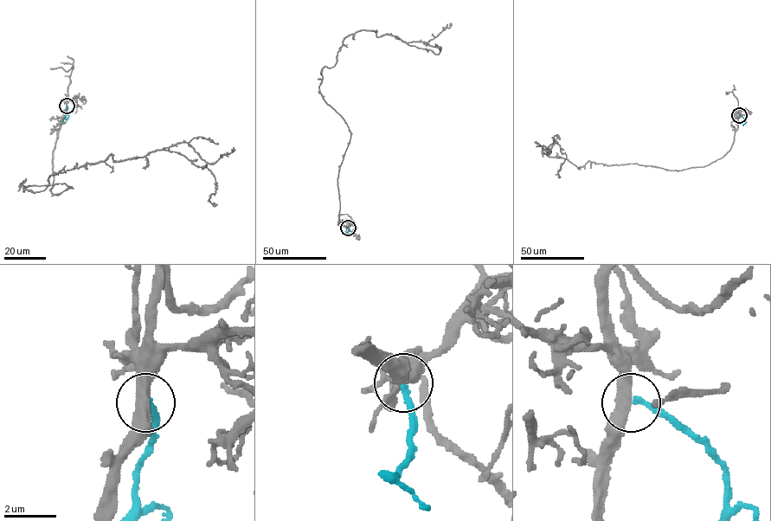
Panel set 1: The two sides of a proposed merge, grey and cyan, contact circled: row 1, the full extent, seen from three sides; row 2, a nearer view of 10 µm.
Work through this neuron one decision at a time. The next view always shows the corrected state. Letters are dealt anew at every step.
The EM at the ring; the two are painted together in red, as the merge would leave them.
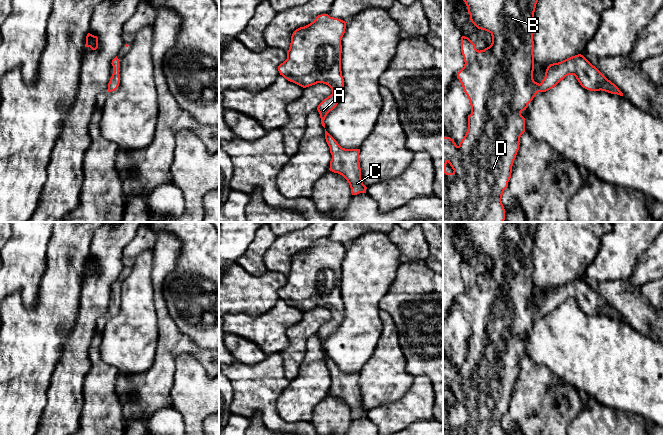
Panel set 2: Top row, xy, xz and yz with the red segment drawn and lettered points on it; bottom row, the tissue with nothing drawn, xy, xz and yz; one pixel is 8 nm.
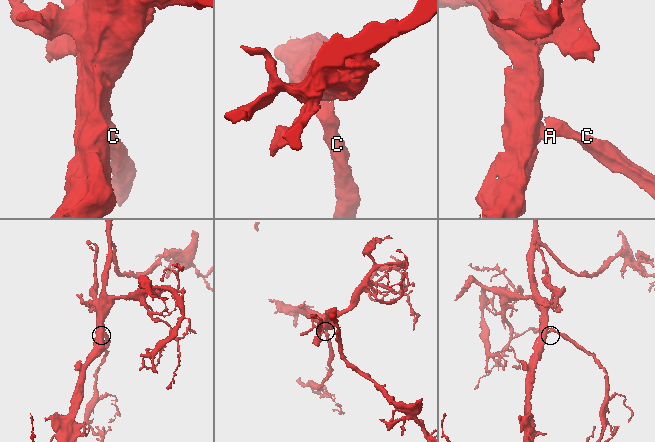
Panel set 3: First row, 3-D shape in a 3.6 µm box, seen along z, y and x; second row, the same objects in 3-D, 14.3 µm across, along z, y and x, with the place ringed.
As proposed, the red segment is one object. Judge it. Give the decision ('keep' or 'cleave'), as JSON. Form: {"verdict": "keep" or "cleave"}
{"verdict": "keep"}

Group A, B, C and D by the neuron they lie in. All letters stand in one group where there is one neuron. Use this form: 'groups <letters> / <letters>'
groups A B C D

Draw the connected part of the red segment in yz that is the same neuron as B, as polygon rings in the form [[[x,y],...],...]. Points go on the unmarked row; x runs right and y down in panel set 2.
[[[539,222],[462,223],[467,230],[471,246],[478,253],[489,256],[492,267],[479,275],[468,261],[461,261],[461,275],[465,288],[457,297],[457,302],[470,325],[471,338],[468,340],[467,356],[458,370],[450,361],[443,361],[443,435],[505,435],[501,425],[502,419],[511,402],[520,361],[525,356],[525,342],[521,336],[526,334],[536,318],[552,313],[568,299],[574,299],[580,309],[590,315],[601,314],[620,320],[623,320],[623,317],[581,278],[550,288],[542,306],[539,308],[534,305],[533,246]]]

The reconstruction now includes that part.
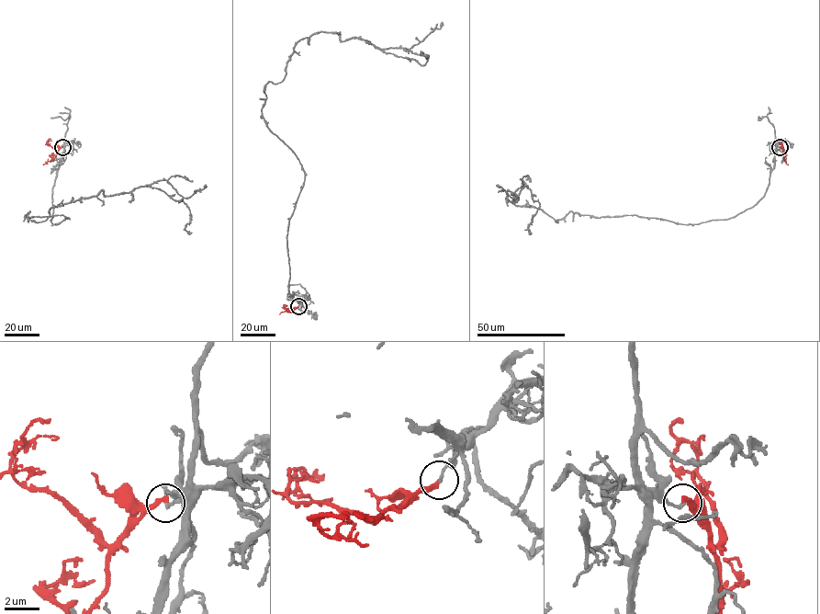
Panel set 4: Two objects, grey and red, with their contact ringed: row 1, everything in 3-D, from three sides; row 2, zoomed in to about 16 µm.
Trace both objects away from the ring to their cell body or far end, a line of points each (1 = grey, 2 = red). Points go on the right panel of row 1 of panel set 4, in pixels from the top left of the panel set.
1: (780, 147), (765, 195), (728, 219), (570, 211), (557, 222), (508, 191), (525, 186), (540, 203), (531, 233)
2: (780, 147), (783, 151), (780, 139)

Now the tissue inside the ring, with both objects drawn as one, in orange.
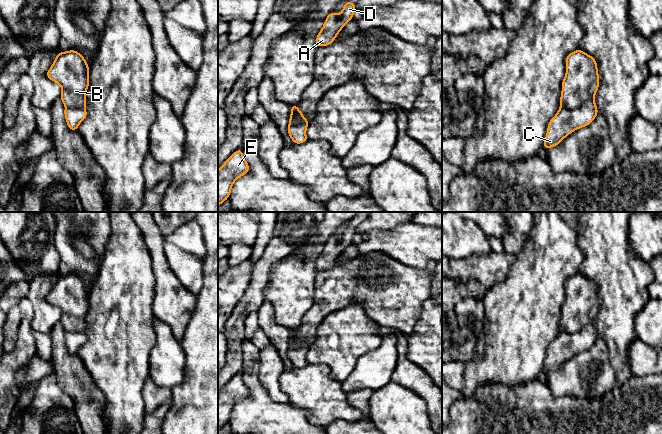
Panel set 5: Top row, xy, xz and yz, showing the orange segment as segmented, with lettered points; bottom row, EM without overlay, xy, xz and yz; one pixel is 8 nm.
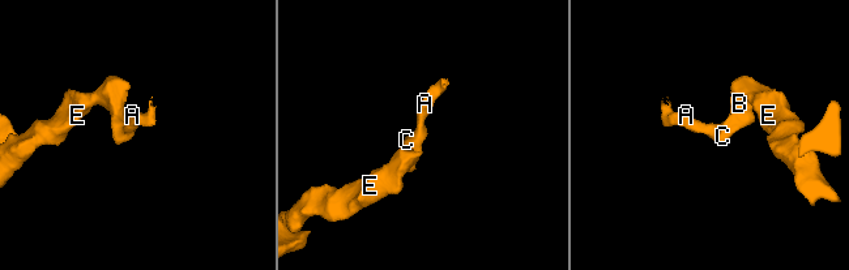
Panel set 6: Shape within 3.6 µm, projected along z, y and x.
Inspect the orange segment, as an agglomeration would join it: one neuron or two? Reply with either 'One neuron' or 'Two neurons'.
Two neurons

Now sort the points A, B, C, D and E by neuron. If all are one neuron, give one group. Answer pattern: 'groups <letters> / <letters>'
groups A C D / B E

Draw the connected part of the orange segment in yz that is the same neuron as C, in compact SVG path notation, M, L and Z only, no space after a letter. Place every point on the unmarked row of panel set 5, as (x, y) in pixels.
M587 325L573 334L560 332L548 347L543 371L547 374L557 370L573 355L591 348L598 336L594 325Z

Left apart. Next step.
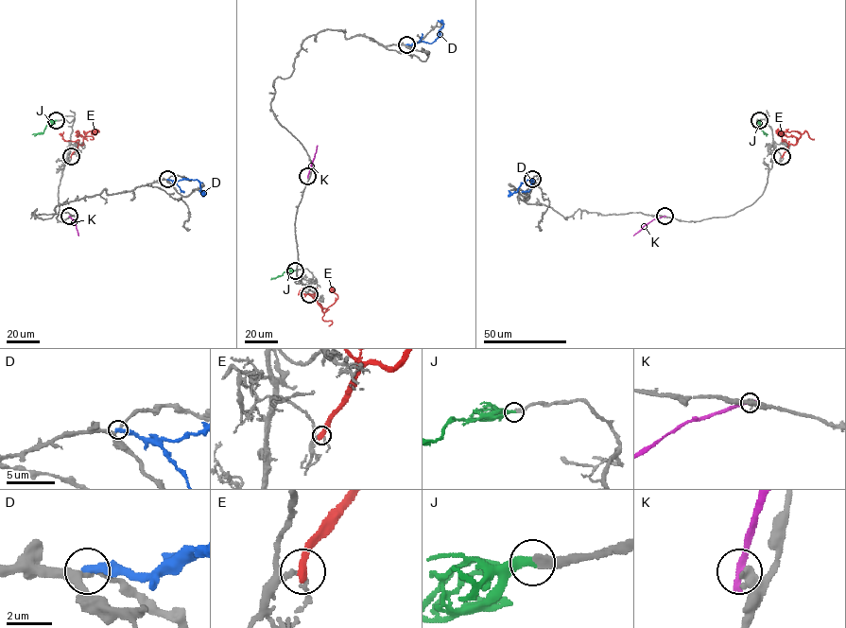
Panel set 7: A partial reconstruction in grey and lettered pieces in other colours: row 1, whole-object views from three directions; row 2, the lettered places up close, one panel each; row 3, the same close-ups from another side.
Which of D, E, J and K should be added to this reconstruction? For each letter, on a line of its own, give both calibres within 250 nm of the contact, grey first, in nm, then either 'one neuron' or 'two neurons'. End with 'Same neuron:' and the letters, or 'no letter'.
D: calibres 240 and 380 nm; two neurons
E: calibres 160 and 400 nm; two neurons
J: calibres 300 and 380 nm; one neuron
K: calibres 480 and 360 nm; two neurons
Same neuron: J

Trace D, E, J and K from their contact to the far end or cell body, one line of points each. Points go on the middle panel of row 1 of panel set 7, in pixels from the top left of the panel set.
D: (406, 44), (432, 43), (443, 24), (438, 20)
E: (309, 293), (324, 312), (337, 298), (330, 289), (334, 288), (332, 289)
J: (295, 270), (284, 271), (270, 279)
K: (307, 176), (318, 145)

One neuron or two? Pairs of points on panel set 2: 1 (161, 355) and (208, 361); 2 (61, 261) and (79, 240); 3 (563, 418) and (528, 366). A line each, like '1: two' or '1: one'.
1: one
2: one
3: one

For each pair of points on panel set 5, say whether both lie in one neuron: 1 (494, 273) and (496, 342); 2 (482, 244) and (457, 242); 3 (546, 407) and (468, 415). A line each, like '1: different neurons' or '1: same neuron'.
1: different neurons
2: same neuron
3: same neuron

